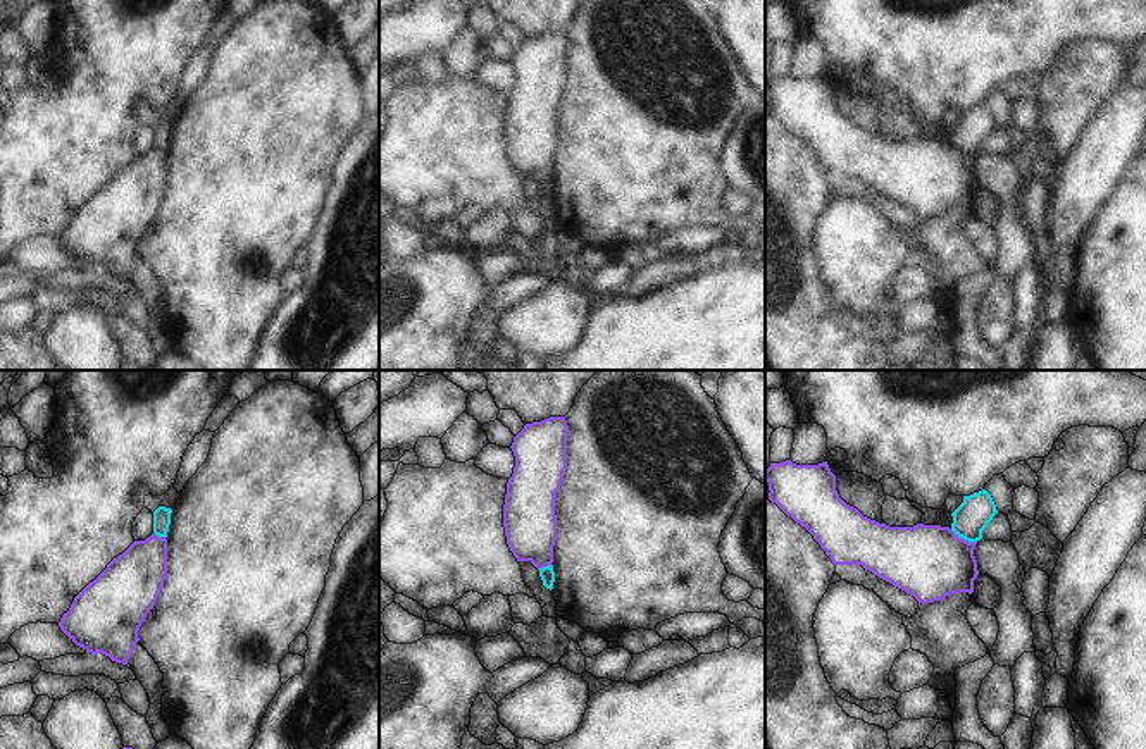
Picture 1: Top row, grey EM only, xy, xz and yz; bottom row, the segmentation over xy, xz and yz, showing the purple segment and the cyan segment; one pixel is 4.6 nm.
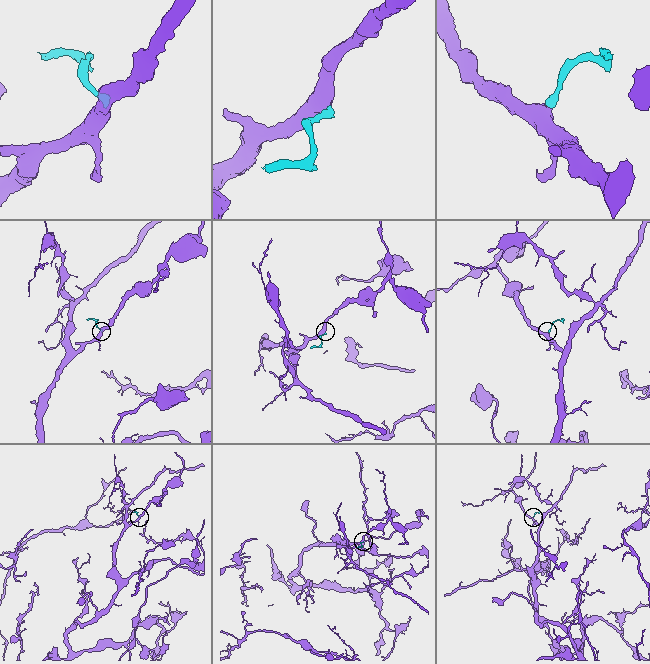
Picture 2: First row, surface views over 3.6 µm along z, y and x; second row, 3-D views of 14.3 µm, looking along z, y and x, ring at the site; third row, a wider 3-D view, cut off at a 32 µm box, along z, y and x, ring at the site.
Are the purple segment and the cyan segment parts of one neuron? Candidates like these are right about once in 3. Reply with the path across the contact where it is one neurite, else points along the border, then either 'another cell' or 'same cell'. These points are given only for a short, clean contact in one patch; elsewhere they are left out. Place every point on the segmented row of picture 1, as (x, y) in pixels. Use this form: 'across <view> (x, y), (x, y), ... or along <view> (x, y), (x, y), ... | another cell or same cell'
along yz (950, 529), (976, 543) | another cell

